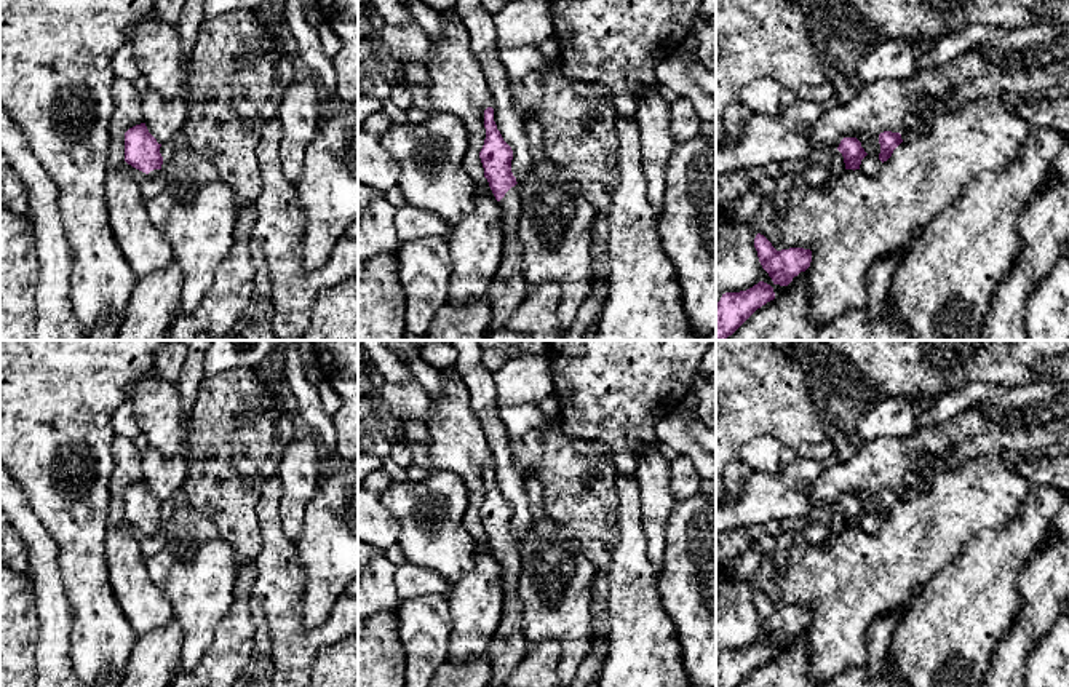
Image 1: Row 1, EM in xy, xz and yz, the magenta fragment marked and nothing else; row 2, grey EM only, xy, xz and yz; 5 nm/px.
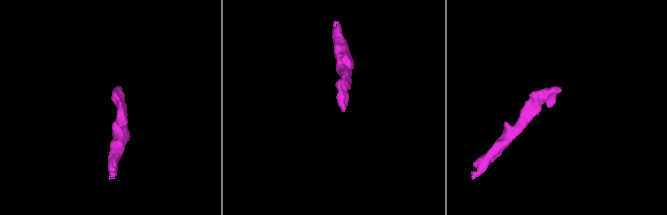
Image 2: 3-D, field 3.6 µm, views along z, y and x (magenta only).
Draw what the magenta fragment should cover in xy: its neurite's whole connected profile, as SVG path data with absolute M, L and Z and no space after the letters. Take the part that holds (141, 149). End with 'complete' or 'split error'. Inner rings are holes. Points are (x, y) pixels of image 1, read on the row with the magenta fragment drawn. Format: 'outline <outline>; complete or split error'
outline M145 123L136 125L125 133L125 161L145 174L161 169L160 147L161 144L149 133Z; complete

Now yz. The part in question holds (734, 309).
outline M759 281L740 292L725 292L716 304L716 340L732 336L757 308L775 299L773 288Z; complete

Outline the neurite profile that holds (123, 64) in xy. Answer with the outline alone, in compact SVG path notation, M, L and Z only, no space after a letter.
M129 42L121 45L113 54L112 70L115 78L123 78L128 81L133 81L142 75L134 59L133 46Z

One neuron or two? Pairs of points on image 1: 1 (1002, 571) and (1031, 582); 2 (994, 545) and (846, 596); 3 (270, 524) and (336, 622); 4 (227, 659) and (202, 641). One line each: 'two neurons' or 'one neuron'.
1: two neurons
2: two neurons
3: one neuron
4: two neurons

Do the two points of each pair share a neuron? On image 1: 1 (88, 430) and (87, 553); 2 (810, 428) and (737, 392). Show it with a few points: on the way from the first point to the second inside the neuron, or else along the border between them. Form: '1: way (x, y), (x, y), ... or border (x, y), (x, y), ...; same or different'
1: way (101, 460), (101, 478), (87, 500), (87, 523); same
2: way (793, 416), (769, 392), (755, 392); same

